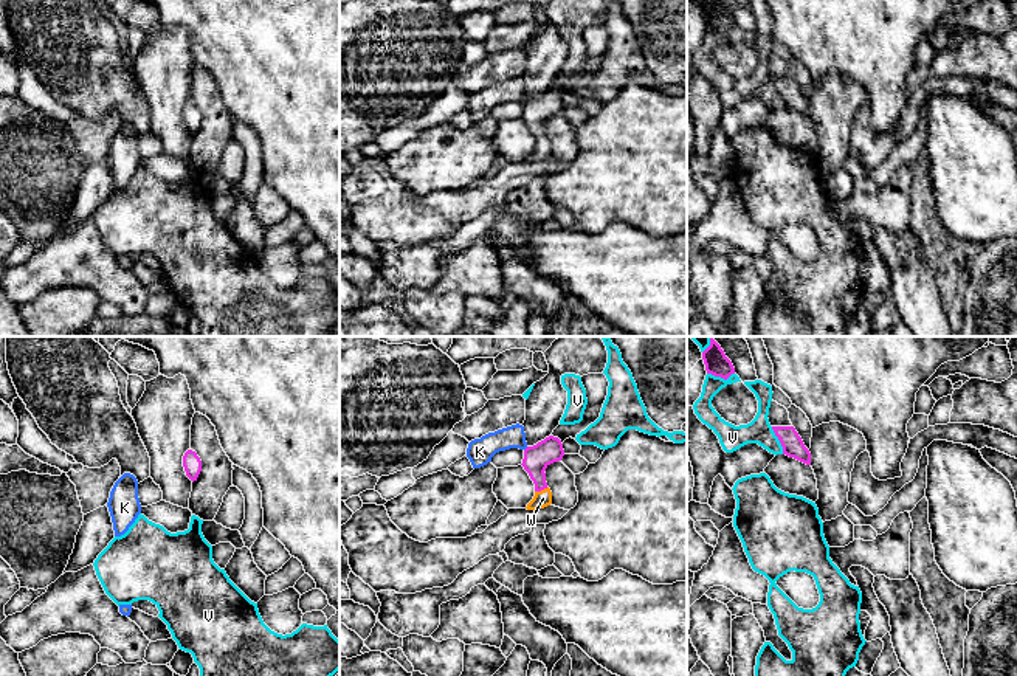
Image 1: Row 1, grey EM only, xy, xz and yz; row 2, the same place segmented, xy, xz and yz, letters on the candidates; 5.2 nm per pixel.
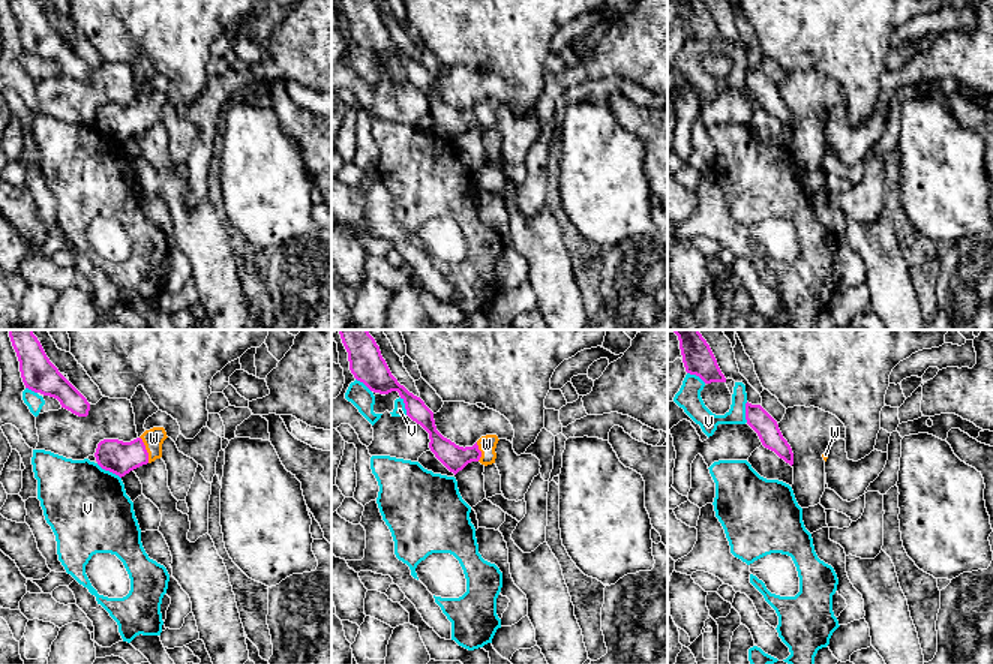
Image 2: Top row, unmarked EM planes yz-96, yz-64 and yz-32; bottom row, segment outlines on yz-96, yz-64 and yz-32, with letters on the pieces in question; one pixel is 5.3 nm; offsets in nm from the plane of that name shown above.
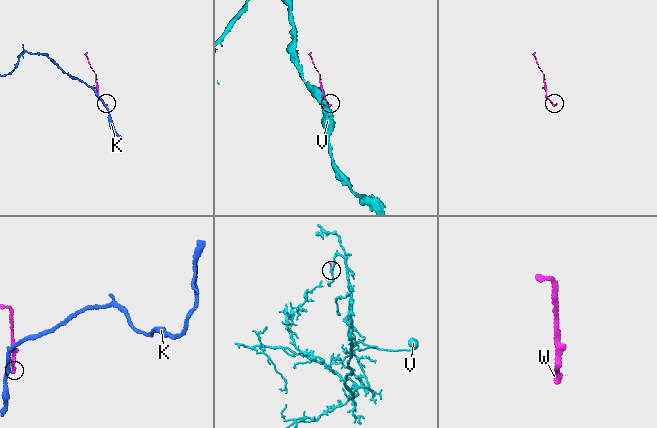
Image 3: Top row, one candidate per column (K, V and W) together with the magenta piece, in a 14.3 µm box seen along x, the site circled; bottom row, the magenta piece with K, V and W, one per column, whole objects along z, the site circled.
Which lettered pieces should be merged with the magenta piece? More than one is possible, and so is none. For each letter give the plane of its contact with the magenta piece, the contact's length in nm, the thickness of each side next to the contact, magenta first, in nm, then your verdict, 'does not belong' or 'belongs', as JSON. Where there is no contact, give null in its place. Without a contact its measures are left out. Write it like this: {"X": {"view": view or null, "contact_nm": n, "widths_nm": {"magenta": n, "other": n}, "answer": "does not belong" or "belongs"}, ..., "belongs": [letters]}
{"K": {"view": "xz", "contact_nm": 30, "widths_nm": {"magenta": 140, "other": 140}, "answer": "does not belong"}, "V": {"view": "yz", "contact_nm": 140, "widths_nm": {"magenta": 120, "other": 100}, "answer": "does not belong"}, "W": {"view": "xz", "contact_nm": 80, "widths_nm": {"magenta": 140, "other": 90}, "answer": "belongs"}, "belongs": ["W"]}

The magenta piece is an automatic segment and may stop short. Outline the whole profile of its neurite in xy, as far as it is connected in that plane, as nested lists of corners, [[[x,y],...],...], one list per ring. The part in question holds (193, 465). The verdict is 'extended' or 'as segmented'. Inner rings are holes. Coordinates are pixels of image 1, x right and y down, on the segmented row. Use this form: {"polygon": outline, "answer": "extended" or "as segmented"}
{"polygon": [[[188,450],[183,456],[183,467],[186,471],[186,476],[194,482],[197,481],[200,471],[202,471],[202,460],[197,456],[195,451]]], "answer": "as segmented"}

